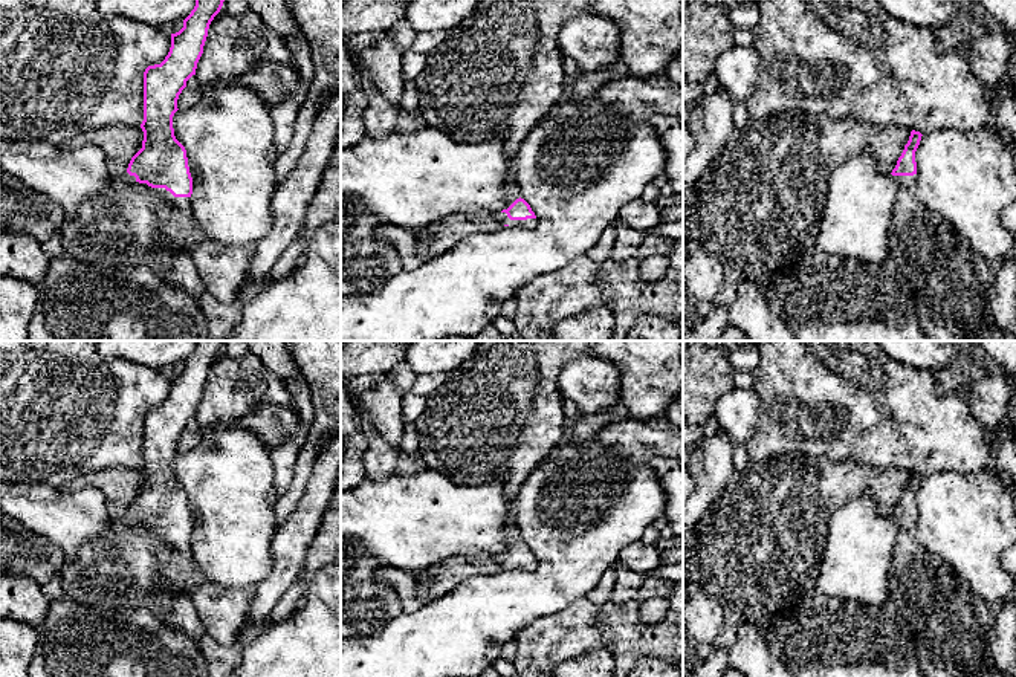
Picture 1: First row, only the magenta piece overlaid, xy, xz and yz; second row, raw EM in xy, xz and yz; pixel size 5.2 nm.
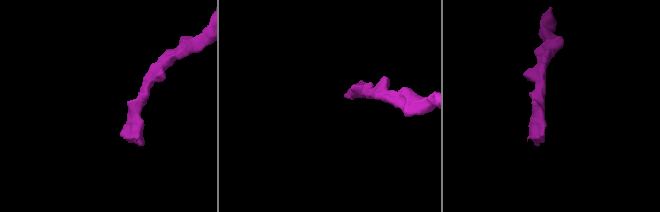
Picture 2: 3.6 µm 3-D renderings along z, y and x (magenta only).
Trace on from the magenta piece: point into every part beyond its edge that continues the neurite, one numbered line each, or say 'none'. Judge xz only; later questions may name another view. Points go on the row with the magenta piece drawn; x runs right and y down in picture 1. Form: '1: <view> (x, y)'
1: xz (442, 234)

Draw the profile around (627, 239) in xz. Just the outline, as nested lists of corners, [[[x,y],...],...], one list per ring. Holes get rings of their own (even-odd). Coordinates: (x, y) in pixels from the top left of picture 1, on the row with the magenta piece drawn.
[[[622,220],[614,222],[616,228],[616,245],[611,252],[611,260],[623,263],[631,258],[636,249],[640,246],[645,232],[626,226]]]

